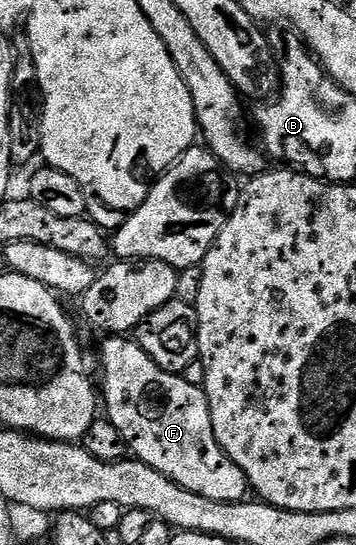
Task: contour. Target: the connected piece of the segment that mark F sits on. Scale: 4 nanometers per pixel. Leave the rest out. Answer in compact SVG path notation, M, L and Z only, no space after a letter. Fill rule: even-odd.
M106 337L101 340L102 343L102 383L100 379L100 399L104 404L105 418L110 420L112 425L116 425L116 429L120 429L120 437L124 437L129 454L133 458L139 459L142 463L146 463L152 469L156 469L160 473L164 473L164 477L168 477L176 485L180 485L184 489L188 489L192 493L200 493L200 497L208 497L212 501L220 501L221 503L241 503L247 498L248 484L242 470L235 465L224 453L224 449L220 449L220 445L216 441L216 433L212 429L212 417L210 416L210 406L206 400L206 392L203 388L196 385L188 385L188 381L183 379L181 374L165 371L160 369L160 365L156 365L156 361L152 361L152 357L148 357L148 353L144 353L144 349L133 338L130 337Z

